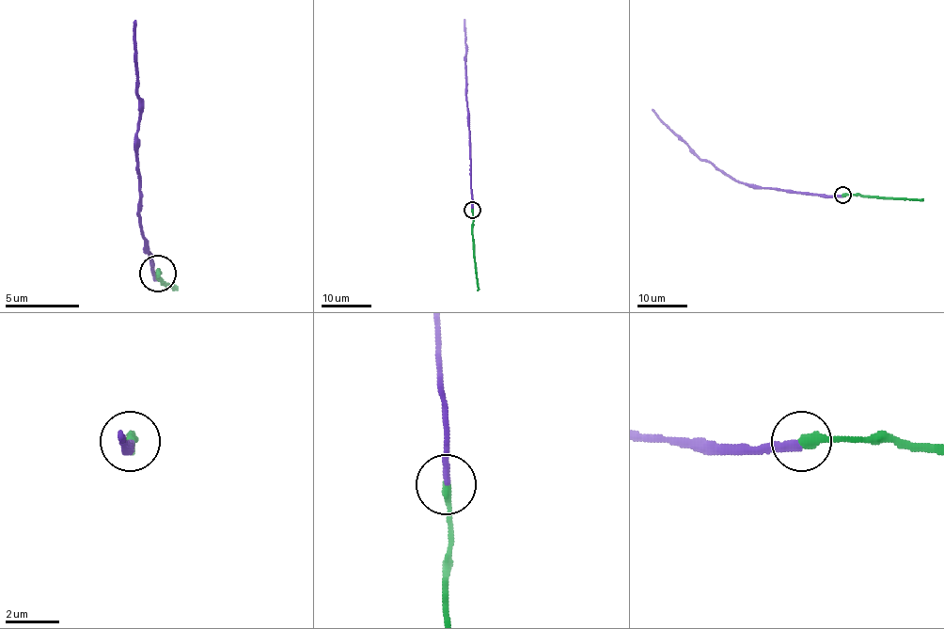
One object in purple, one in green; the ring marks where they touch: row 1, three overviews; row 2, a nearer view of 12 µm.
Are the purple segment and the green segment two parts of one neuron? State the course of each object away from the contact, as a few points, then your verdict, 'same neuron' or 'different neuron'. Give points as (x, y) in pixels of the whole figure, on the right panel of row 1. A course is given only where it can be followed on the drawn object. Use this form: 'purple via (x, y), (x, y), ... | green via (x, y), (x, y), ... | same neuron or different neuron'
purple via (842, 195), (786, 192), (738, 182), (702, 161), (652, 109) | green via (842, 195), (923, 200) | same neuron

